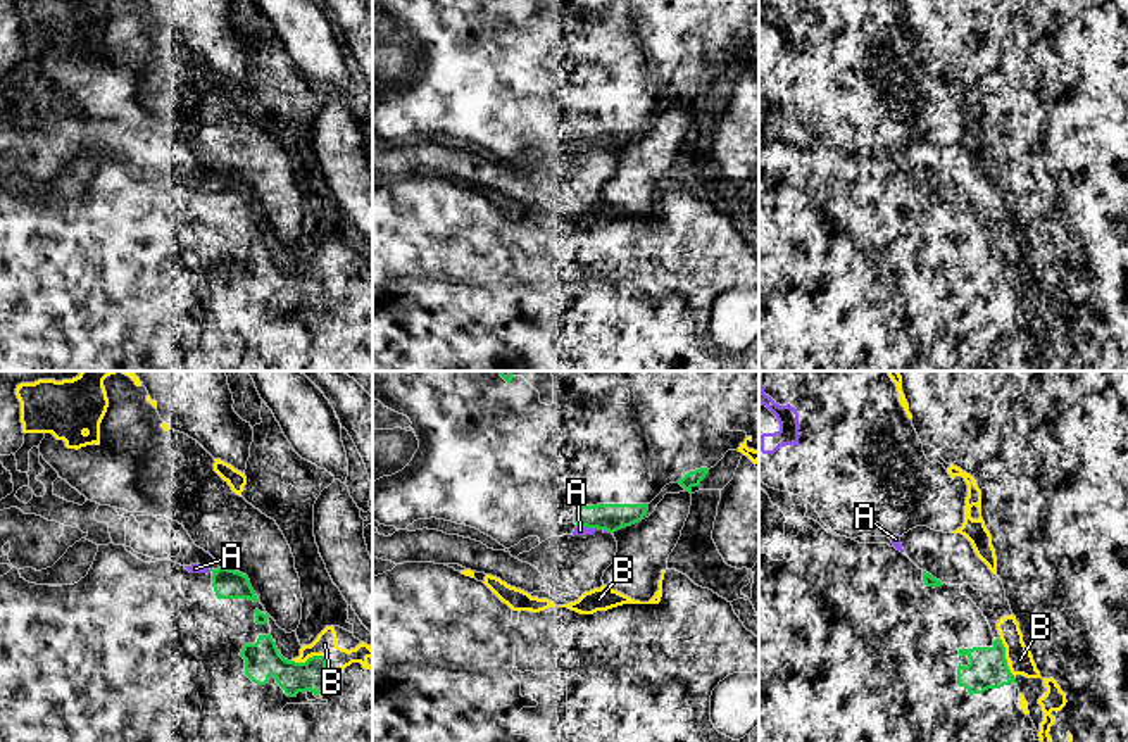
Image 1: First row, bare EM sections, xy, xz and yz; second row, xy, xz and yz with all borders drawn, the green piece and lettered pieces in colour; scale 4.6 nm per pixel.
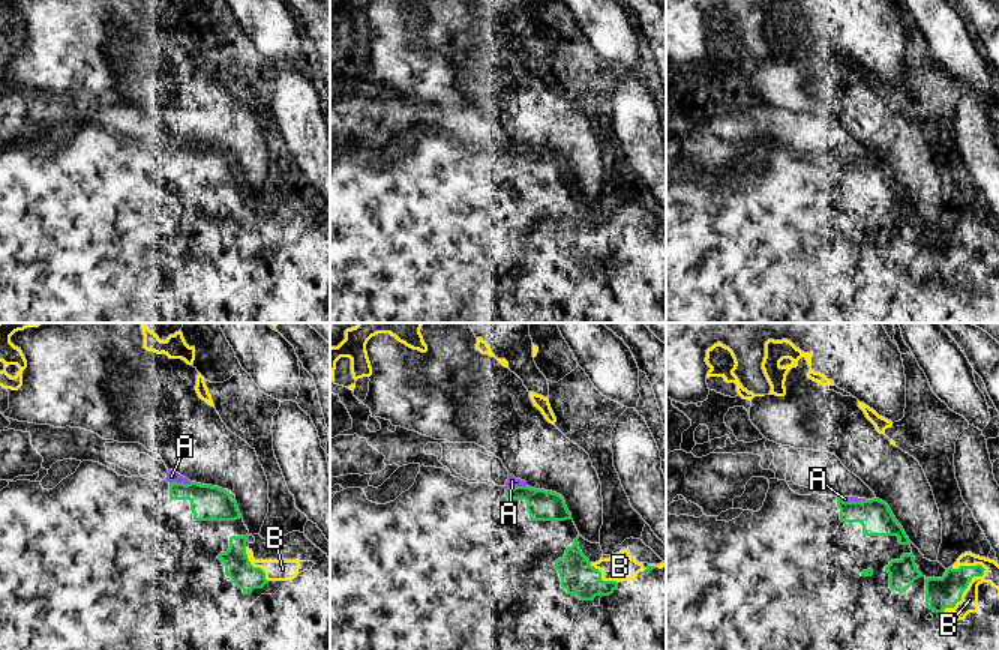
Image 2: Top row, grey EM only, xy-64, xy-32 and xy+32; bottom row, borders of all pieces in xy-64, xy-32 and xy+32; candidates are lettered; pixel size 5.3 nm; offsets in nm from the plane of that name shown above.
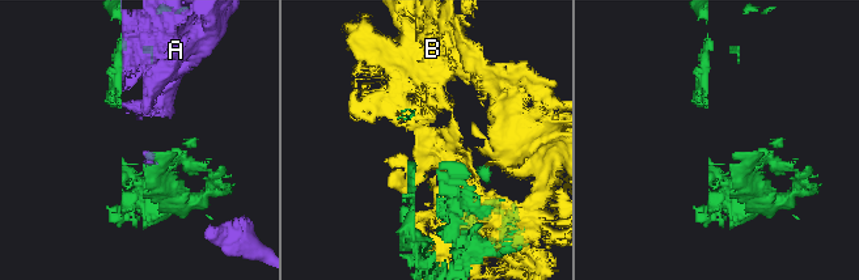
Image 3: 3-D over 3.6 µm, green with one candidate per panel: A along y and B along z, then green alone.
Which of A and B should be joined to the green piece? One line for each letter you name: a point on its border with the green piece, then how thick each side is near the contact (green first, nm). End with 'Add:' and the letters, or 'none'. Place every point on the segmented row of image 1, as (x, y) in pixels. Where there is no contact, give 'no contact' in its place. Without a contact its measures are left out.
Add: none

